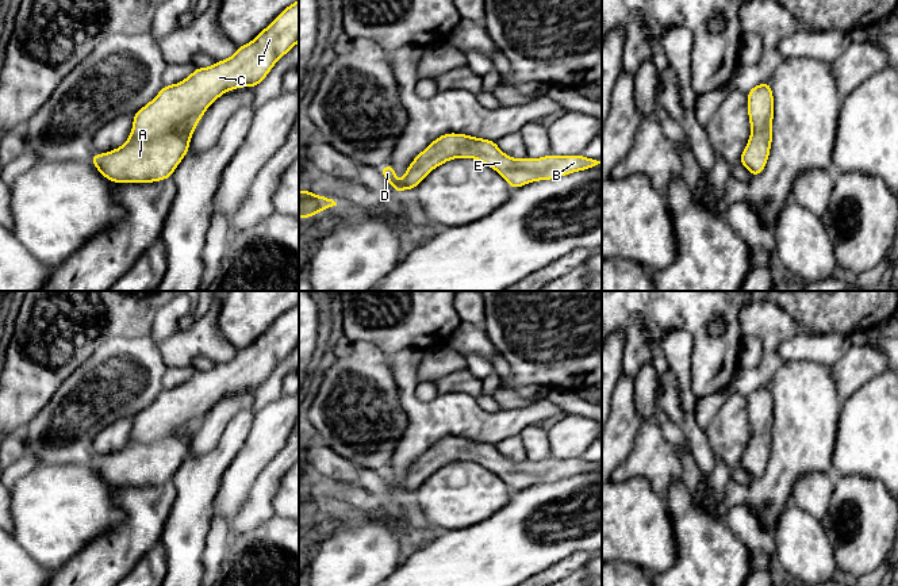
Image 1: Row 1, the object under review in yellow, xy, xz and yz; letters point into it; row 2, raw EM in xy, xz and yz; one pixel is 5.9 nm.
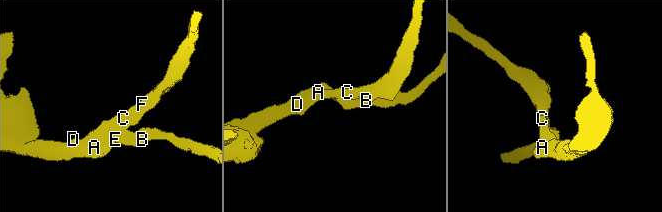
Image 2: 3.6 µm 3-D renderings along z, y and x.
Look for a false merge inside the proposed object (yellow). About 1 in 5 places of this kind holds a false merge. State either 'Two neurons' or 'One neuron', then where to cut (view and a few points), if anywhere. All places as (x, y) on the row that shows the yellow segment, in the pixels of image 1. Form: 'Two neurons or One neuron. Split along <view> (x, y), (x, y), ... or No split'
One neuron. No split

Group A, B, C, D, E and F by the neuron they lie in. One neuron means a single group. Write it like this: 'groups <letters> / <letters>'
groups A B C D E F

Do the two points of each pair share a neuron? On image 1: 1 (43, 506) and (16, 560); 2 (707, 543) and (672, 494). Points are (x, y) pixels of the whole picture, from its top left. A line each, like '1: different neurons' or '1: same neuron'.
1: different neurons
2: same neuron

